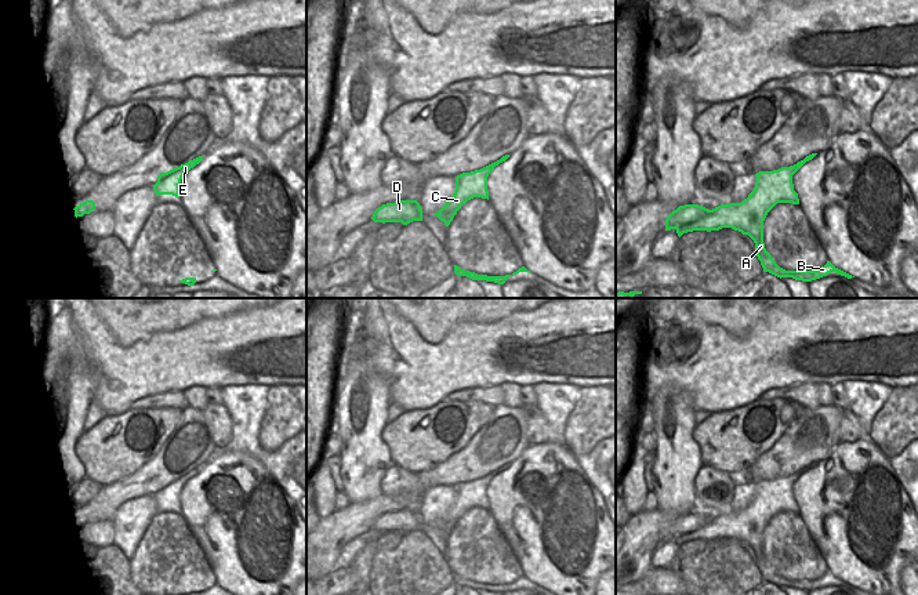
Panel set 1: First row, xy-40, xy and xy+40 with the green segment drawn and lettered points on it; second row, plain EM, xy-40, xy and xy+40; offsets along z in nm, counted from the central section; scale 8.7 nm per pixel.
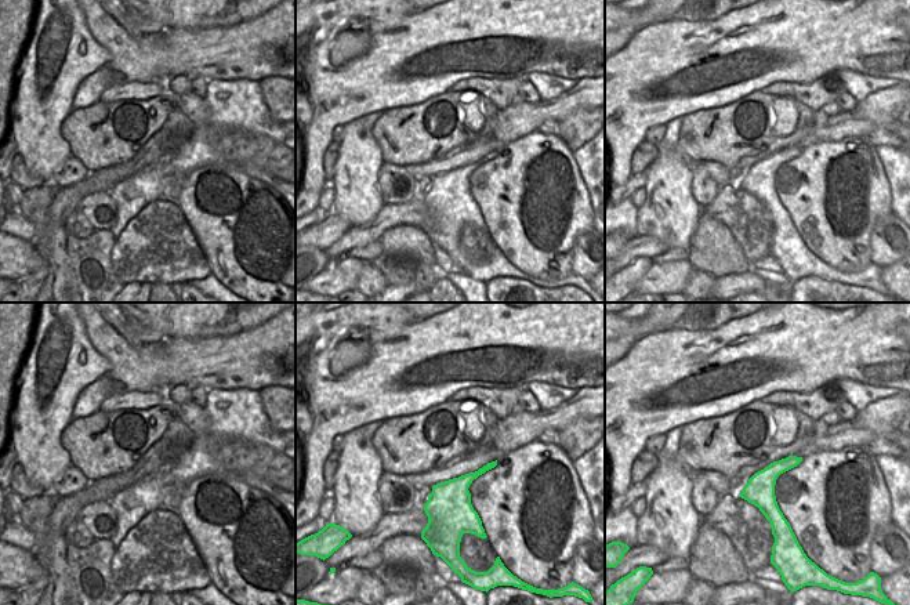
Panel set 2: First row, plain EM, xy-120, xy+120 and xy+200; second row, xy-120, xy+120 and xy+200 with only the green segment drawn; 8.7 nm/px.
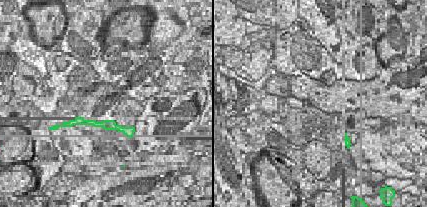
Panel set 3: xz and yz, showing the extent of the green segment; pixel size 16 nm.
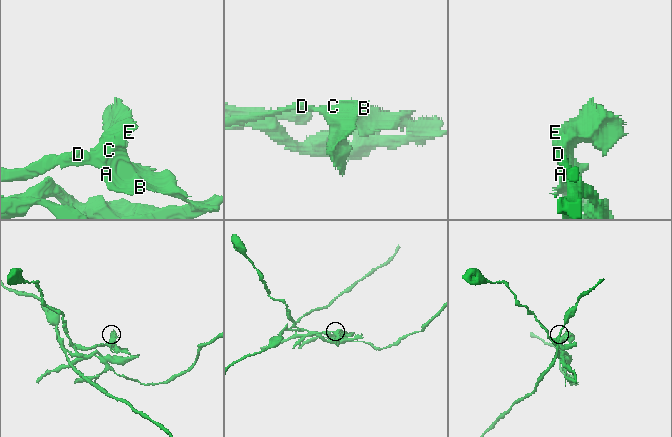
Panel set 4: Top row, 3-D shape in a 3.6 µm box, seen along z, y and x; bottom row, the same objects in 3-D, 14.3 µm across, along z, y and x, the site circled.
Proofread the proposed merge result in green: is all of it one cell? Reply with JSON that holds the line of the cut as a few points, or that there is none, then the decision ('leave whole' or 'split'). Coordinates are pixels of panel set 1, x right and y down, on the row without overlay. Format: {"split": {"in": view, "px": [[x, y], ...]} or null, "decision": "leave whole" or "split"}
{"split": {"in": "xy+40", "px": [[725, 514], [711, 523], [675, 537]]}, "decision": "split"}

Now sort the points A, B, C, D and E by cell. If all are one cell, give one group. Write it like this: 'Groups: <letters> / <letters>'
Groups: A B C E / D.

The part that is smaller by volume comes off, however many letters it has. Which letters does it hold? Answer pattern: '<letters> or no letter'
D

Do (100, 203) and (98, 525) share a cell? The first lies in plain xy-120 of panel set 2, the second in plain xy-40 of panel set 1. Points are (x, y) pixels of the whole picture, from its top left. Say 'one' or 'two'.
one

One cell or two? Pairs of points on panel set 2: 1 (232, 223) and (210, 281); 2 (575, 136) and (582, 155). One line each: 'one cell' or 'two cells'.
1: two cells
2: two cells

